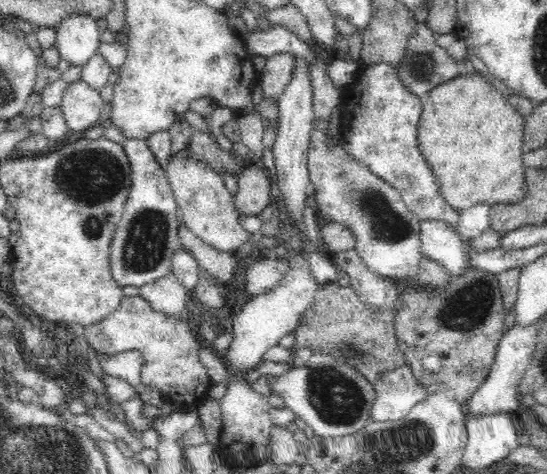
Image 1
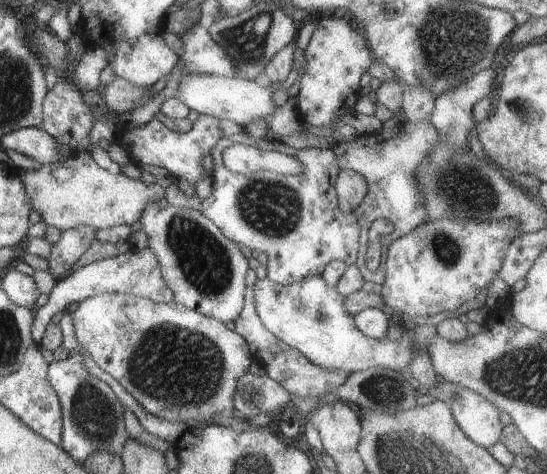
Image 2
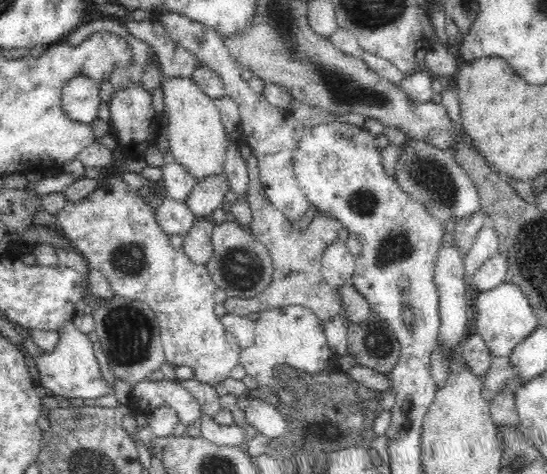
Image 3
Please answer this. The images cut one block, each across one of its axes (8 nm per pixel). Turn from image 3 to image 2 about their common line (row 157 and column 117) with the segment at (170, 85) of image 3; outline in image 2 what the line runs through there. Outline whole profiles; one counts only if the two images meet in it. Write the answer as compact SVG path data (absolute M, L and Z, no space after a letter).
M90 152L71 154L64 162L41 166L36 170L17 170L18 178L26 189L26 198L32 210L38 212L46 226L65 231L79 226L104 229L140 220L144 208L164 198L165 188L144 184L116 169L102 169Z

